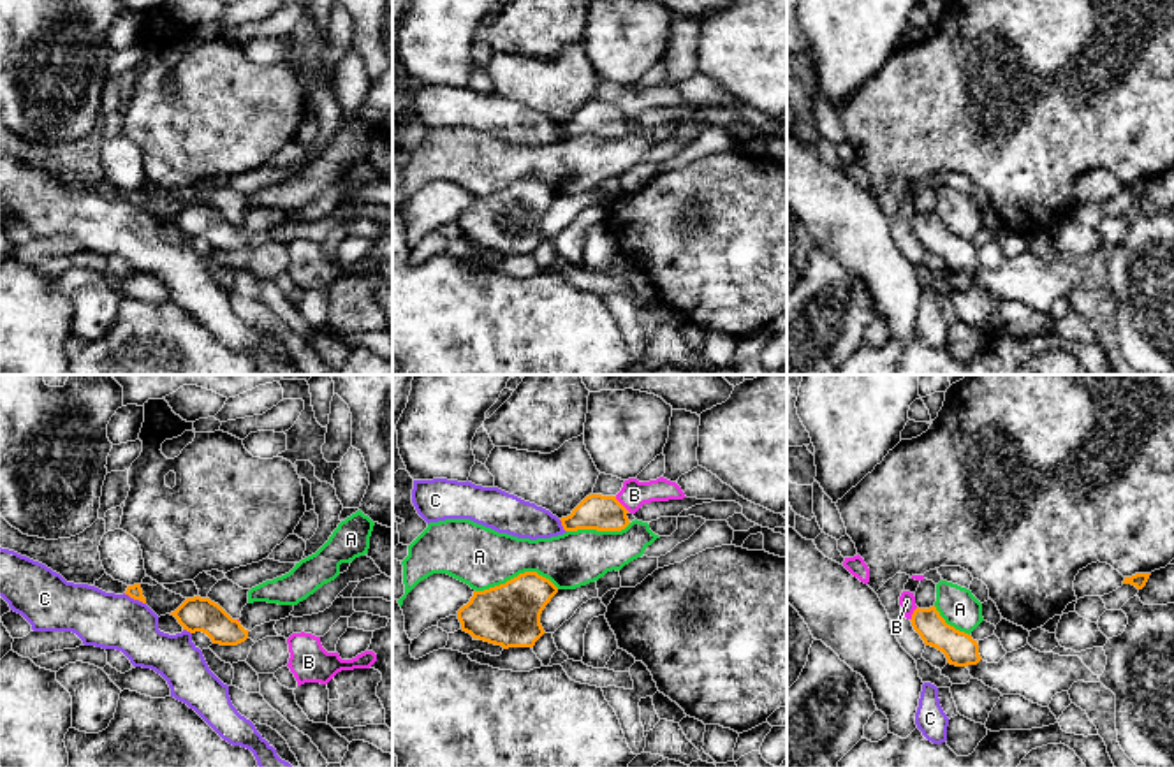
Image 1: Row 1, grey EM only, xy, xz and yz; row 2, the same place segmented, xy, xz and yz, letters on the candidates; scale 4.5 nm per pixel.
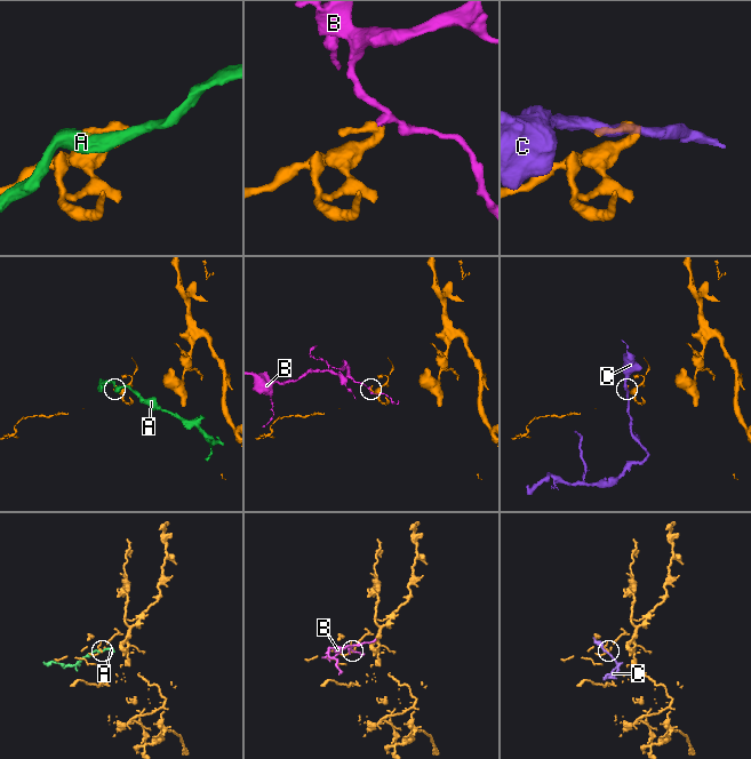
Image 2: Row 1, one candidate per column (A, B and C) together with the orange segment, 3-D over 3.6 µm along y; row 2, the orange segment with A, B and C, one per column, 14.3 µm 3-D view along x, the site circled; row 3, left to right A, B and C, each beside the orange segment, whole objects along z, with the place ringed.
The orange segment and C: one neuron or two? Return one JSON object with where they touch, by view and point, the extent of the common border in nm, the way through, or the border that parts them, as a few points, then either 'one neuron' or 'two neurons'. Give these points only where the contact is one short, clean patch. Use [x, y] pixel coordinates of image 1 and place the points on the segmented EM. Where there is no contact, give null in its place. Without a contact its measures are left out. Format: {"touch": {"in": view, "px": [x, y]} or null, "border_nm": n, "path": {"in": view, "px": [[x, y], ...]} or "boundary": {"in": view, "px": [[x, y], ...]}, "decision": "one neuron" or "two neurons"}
{"touch": {"in": "xy", "px": [134, 598]}, "border_nm": 120, "boundary": {"in": "xy", "px": [[124, 593], [145, 604]]}, "decision": "two neurons"}

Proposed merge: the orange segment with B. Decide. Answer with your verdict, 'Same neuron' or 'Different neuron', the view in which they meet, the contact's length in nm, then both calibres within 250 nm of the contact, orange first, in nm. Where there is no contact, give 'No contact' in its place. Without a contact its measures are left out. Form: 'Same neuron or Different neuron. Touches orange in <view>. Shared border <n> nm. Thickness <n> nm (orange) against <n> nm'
Different neuron. Touches orange in xz. Shared border 100 nm. Thickness 160 nm (orange) against 120 nm

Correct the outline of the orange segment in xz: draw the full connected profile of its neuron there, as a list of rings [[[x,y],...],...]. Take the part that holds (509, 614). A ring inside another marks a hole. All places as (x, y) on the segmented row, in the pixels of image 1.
[[[525,572],[505,584],[473,591],[470,602],[458,610],[458,619],[461,630],[473,639],[502,646],[503,649],[533,647],[546,633],[540,625],[540,614],[556,593],[558,588],[549,579],[537,572]]]

